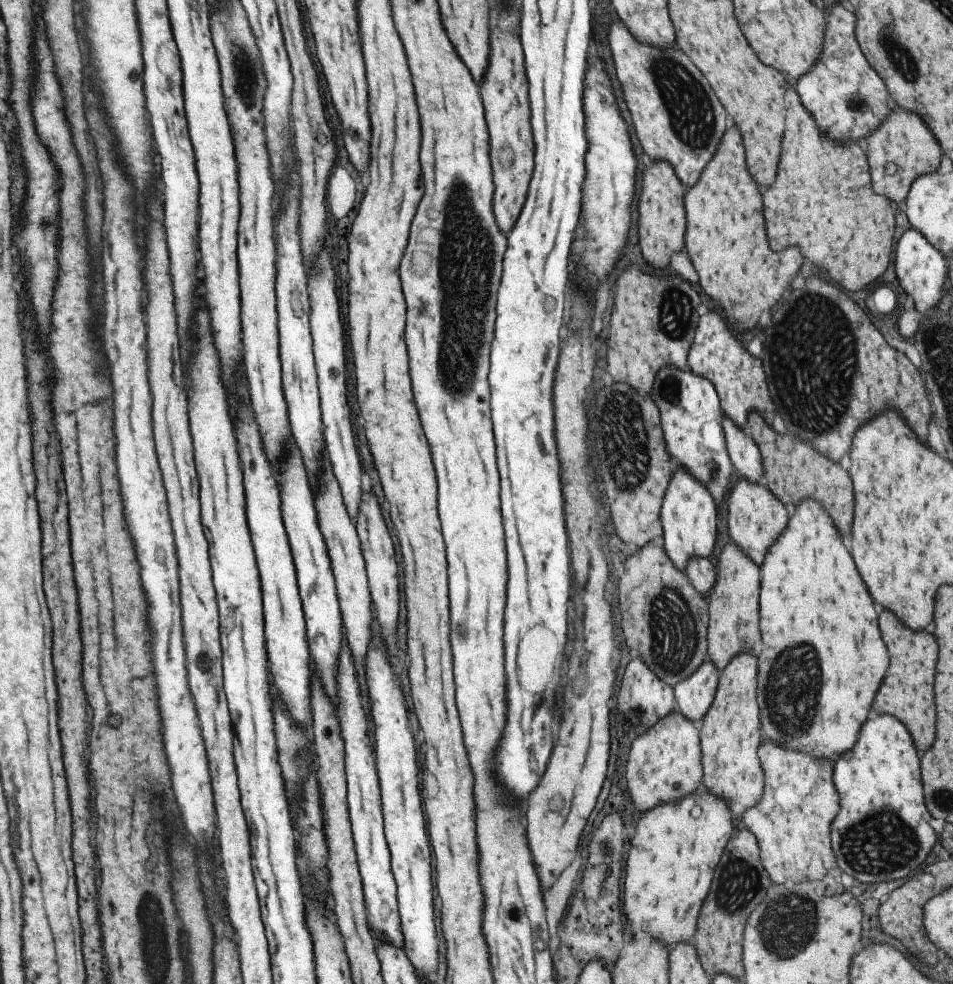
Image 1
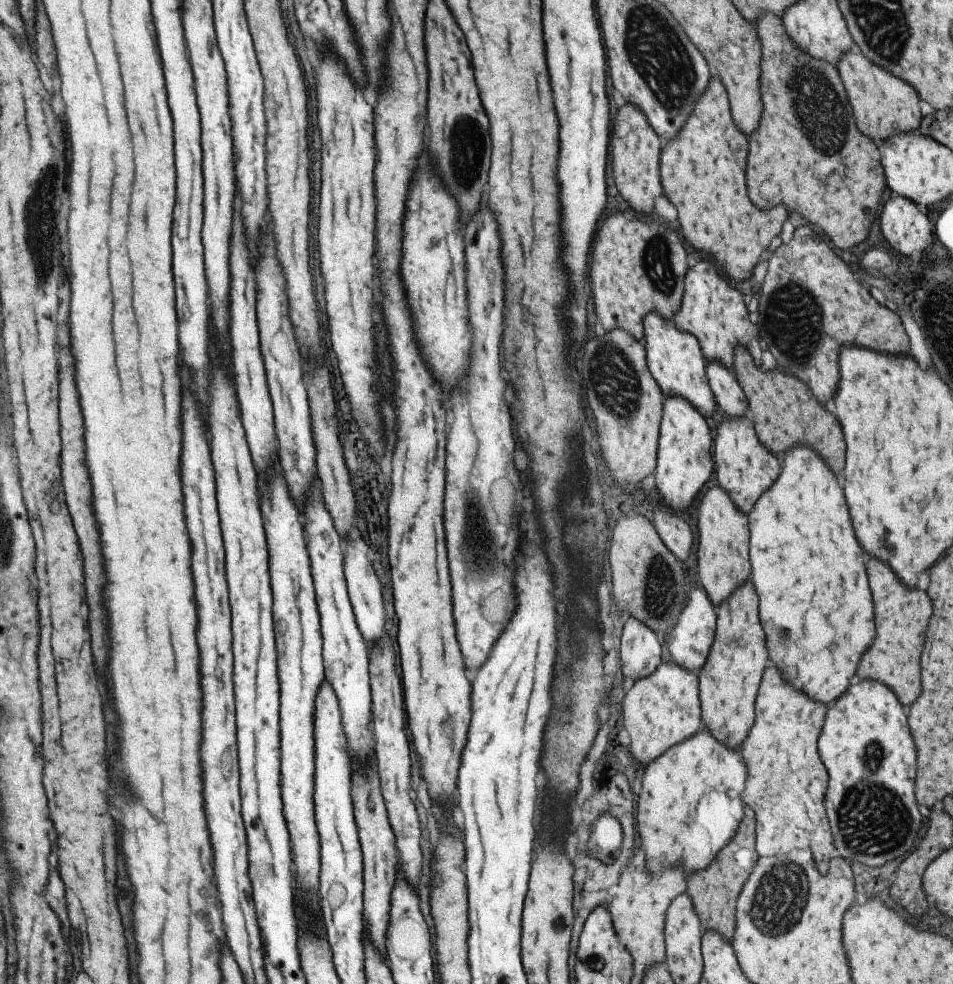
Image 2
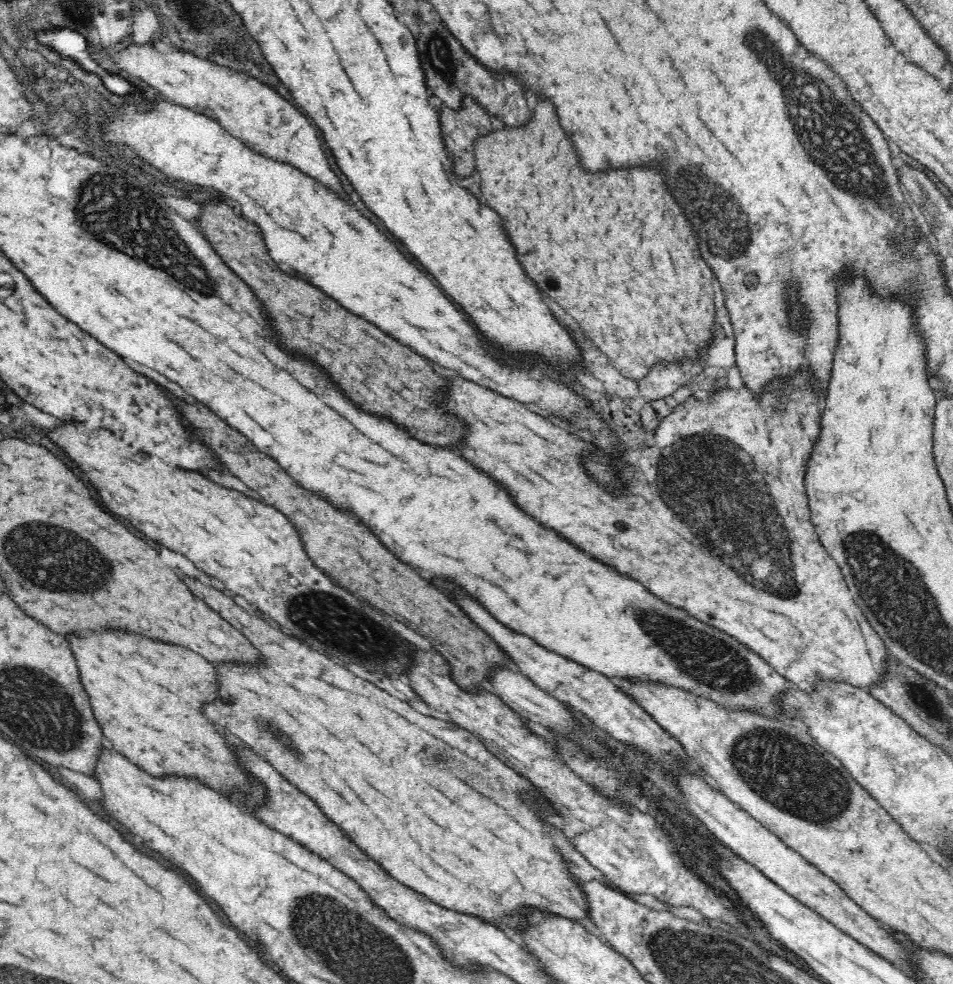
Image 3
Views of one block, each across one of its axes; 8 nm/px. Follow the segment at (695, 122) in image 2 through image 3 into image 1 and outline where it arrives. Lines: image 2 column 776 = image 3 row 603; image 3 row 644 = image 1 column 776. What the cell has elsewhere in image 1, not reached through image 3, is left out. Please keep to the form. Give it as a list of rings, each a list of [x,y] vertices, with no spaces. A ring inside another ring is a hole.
[[[737,128],[717,142],[717,150],[701,170],[699,182],[685,196],[685,250],[699,276],[701,290],[725,312],[731,328],[755,328],[761,312],[779,302],[801,268],[797,248],[771,252],[761,216],[761,196],[745,170],[743,146]]]

